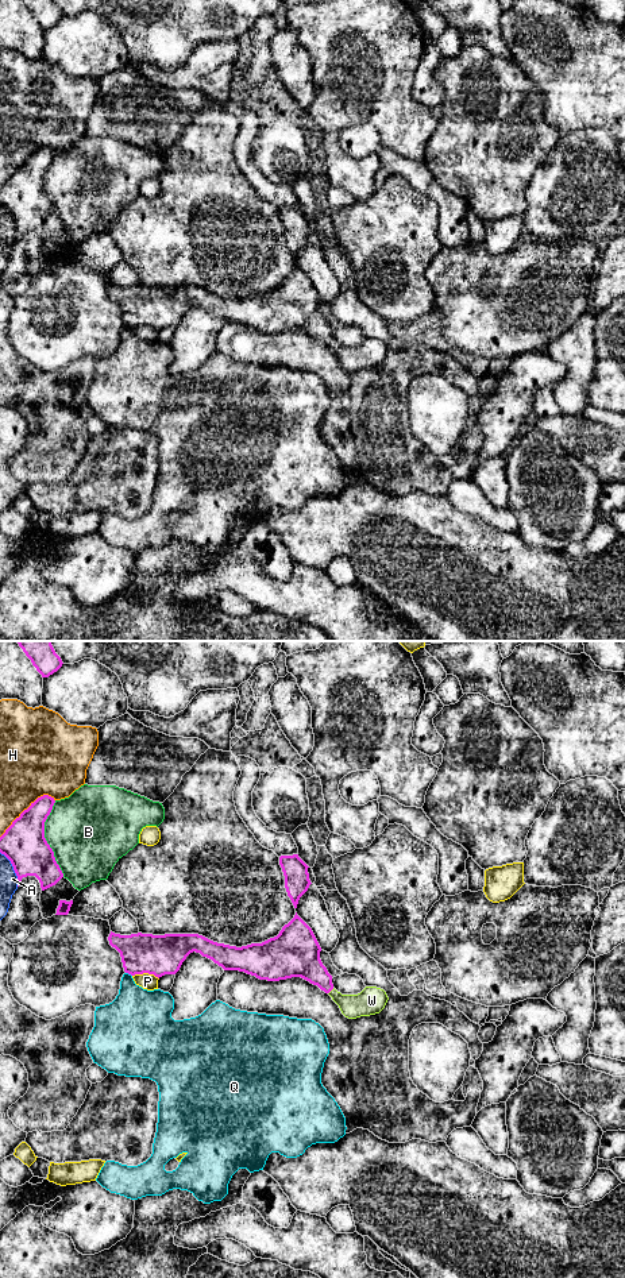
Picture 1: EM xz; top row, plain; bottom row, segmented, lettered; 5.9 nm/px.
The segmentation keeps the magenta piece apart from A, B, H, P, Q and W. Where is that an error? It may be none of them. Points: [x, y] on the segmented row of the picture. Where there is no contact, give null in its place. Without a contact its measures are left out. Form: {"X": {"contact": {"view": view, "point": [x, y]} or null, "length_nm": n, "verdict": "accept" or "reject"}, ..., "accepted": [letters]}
{"A": {"contact": {"view": "xz", "point": [14, 869]}, "length_nm": 240, "verdict": "reject"}, "B": {"contact": {"view": "xz", "point": [45, 838]}, "length_nm": 460, "verdict": "reject"}, "H": {"contact": {"view": "xz", "point": [27, 809]}, "length_nm": 400, "verdict": "reject"}, "P": {"contact": {"view": "xz", "point": [146, 972]}, "length_nm": 160, "verdict": "reject"}, "Q": {"contact": {"view": "xz", "point": [128, 973]}, "length_nm": 50, "verdict": "reject"}, "W": {"contact": {"view": "xz", "point": [331, 989]}, "length_nm": 50, "verdict": "accept"}, "accepted": ["W"]}

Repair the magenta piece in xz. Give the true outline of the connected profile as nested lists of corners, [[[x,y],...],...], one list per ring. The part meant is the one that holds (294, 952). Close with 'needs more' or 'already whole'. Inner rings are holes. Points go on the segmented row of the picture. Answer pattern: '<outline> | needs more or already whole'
[[[297,912],[294,918],[282,927],[277,937],[262,943],[251,943],[242,947],[217,943],[198,934],[153,935],[138,933],[120,935],[111,931],[108,941],[109,945],[120,953],[124,972],[131,976],[148,973],[159,978],[165,974],[175,974],[186,957],[196,951],[202,957],[212,960],[224,970],[244,972],[259,980],[279,981],[301,977],[328,993],[339,1005],[342,1013],[348,1019],[379,1013],[389,1000],[386,992],[377,987],[366,987],[358,995],[342,995],[337,992],[333,988],[332,976],[320,960],[321,947],[312,928],[297,915]]] | needs more

